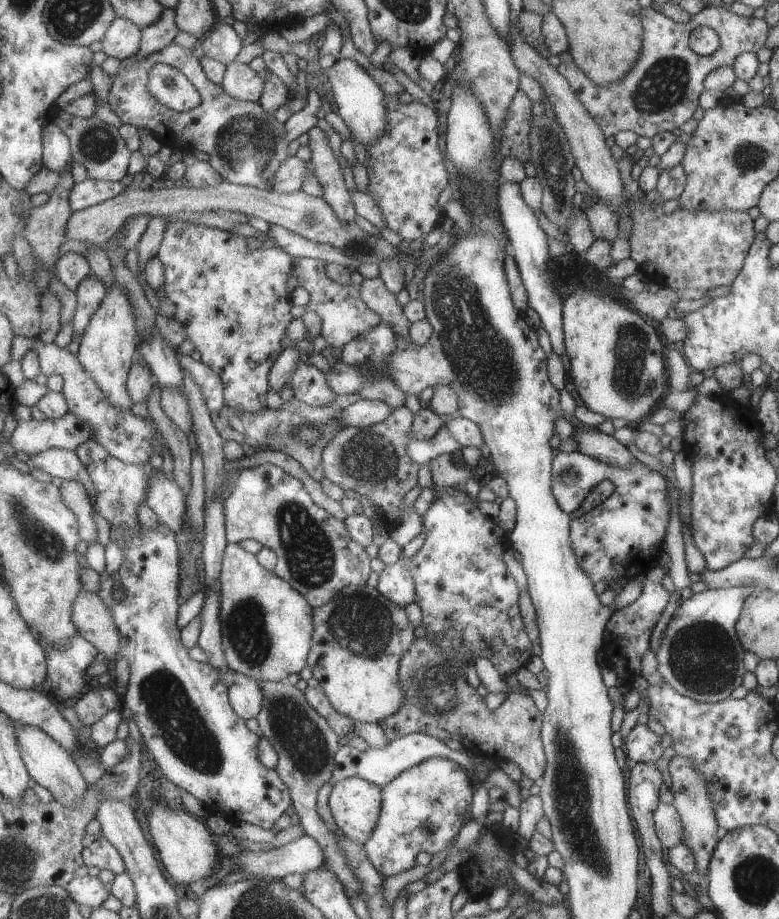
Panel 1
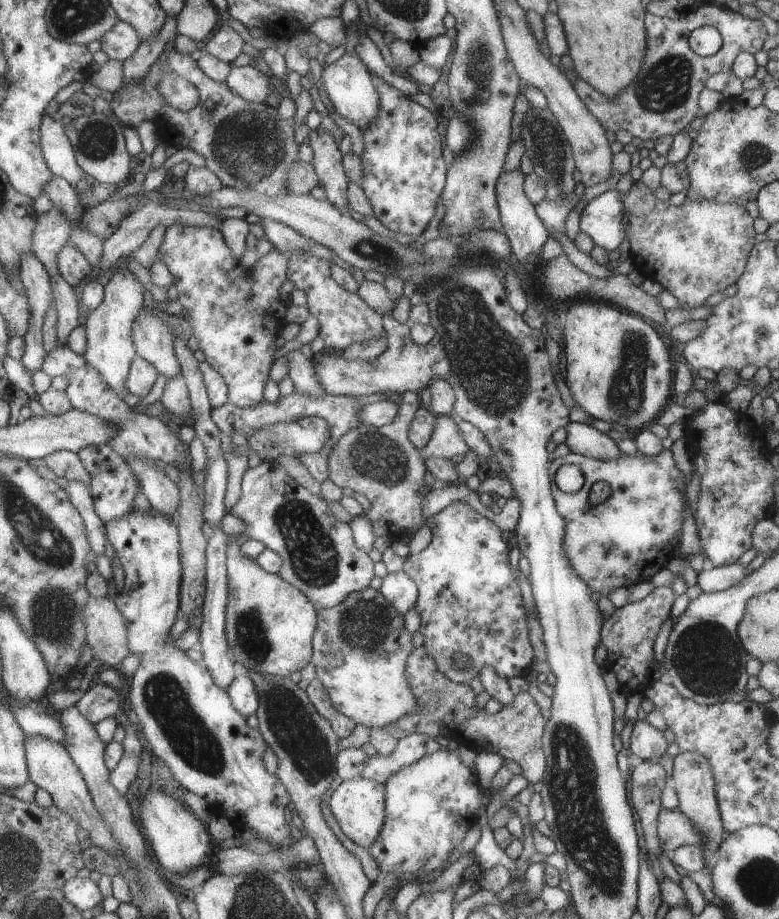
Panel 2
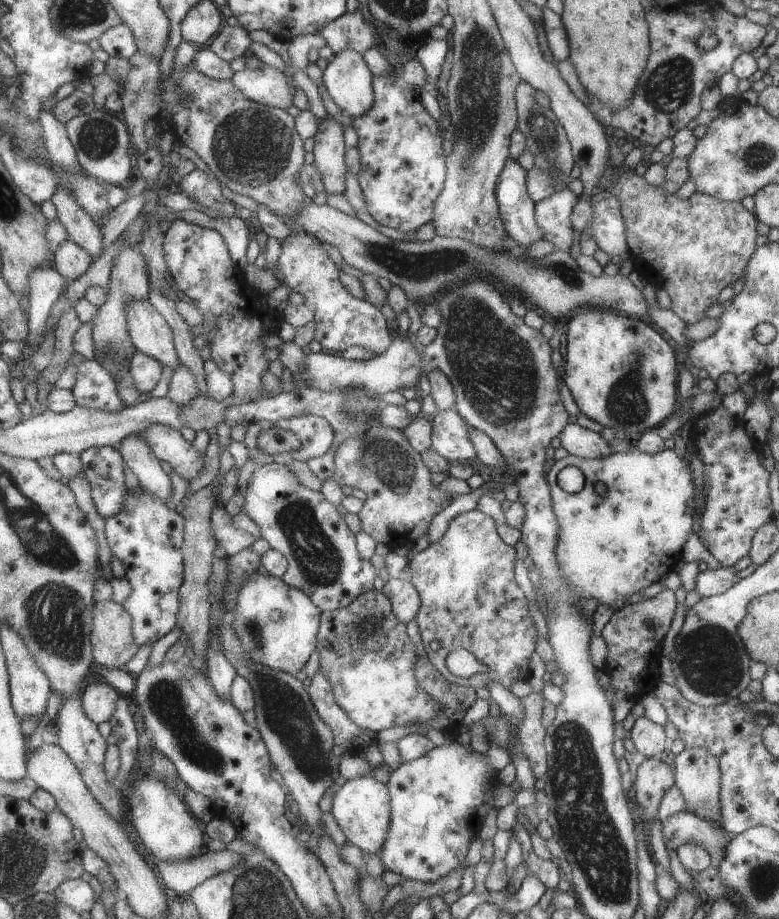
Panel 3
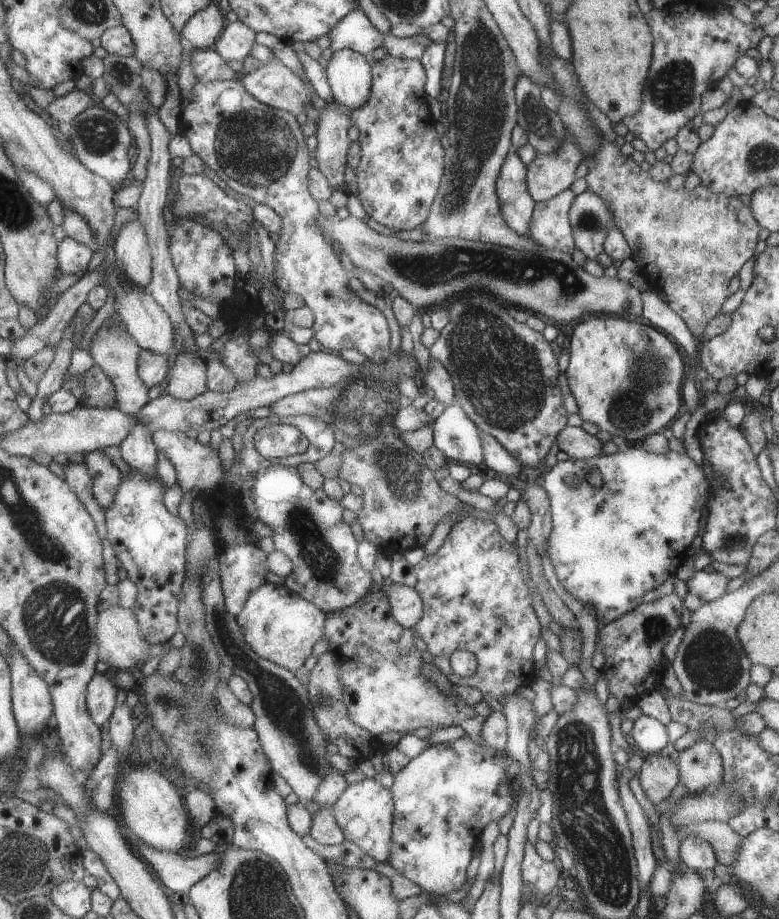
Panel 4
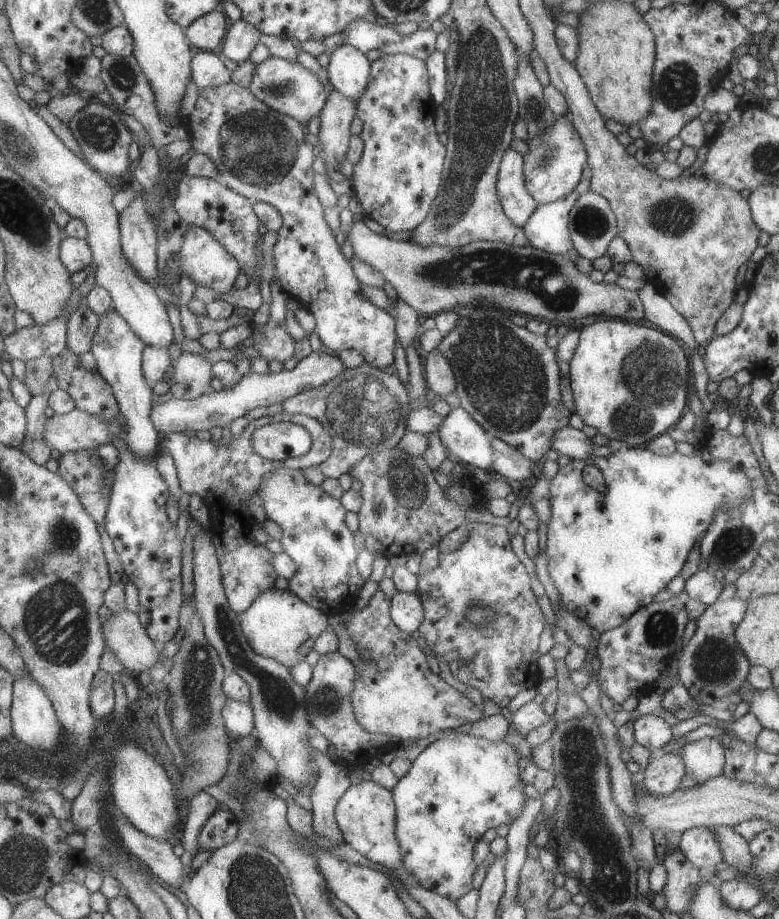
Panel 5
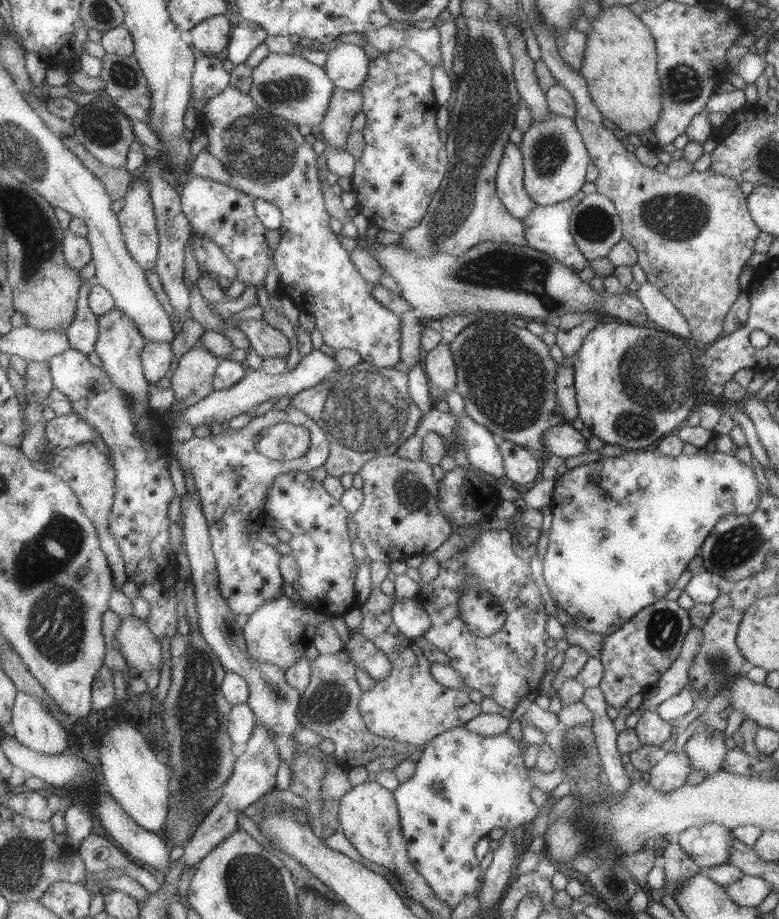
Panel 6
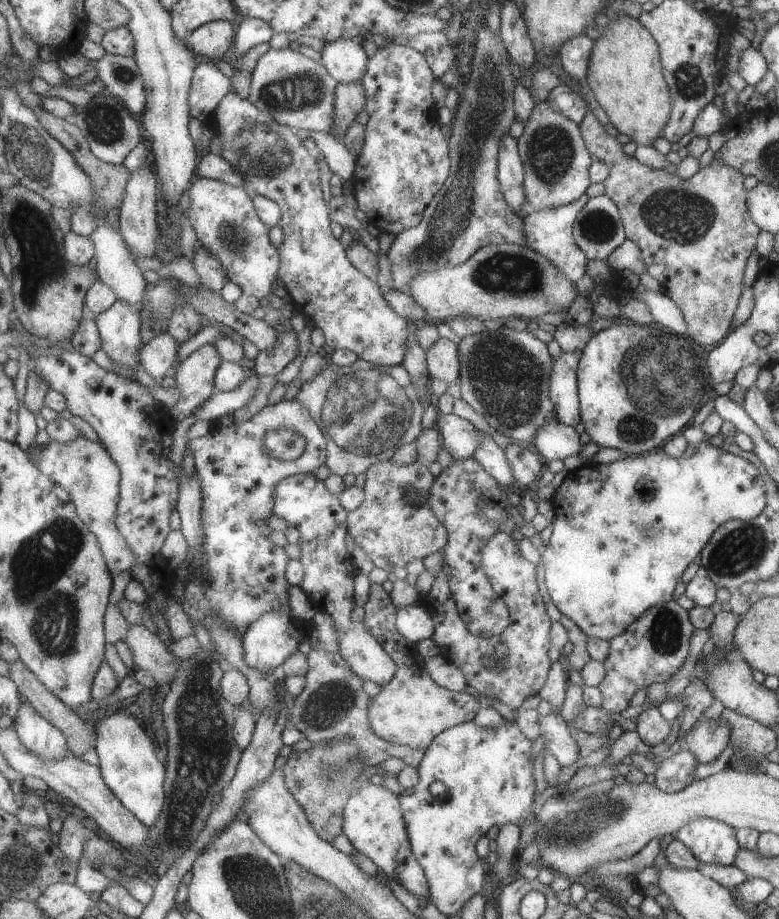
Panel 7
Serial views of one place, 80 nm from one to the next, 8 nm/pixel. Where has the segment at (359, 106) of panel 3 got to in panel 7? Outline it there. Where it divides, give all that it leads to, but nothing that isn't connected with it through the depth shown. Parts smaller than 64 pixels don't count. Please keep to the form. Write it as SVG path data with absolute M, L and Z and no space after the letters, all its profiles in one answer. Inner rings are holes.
M336 38L324 43L321 62L338 83L360 81L368 58L356 39Z

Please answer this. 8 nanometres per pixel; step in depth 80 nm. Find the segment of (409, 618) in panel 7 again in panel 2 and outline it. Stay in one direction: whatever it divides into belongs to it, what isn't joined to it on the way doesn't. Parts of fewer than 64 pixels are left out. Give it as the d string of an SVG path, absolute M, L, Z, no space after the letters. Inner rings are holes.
M404 571L387 573L381 580L379 591L400 615L416 605L416 586Z

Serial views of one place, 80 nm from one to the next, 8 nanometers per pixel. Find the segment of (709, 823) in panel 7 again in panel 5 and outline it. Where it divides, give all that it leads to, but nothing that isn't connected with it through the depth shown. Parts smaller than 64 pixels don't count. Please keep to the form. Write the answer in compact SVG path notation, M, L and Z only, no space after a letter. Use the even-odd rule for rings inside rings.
M693 827L683 831L676 848L698 869L723 865L720 844L710 827Z

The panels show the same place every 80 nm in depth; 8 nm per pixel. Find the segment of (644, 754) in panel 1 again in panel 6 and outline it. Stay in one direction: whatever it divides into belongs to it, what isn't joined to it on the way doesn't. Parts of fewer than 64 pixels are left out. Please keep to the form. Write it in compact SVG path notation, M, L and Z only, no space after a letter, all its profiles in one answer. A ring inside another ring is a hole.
M651 709L640 714L633 729L641 745L659 747L669 738L673 727L673 723L661 720L655 709Z

